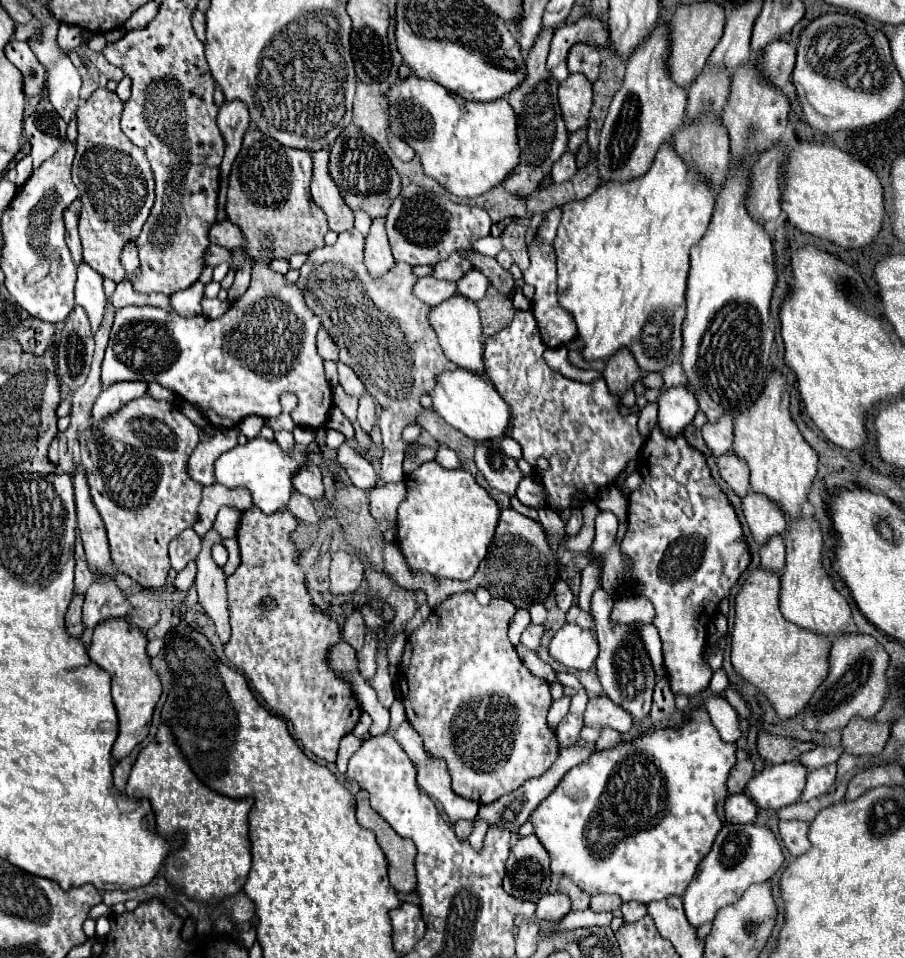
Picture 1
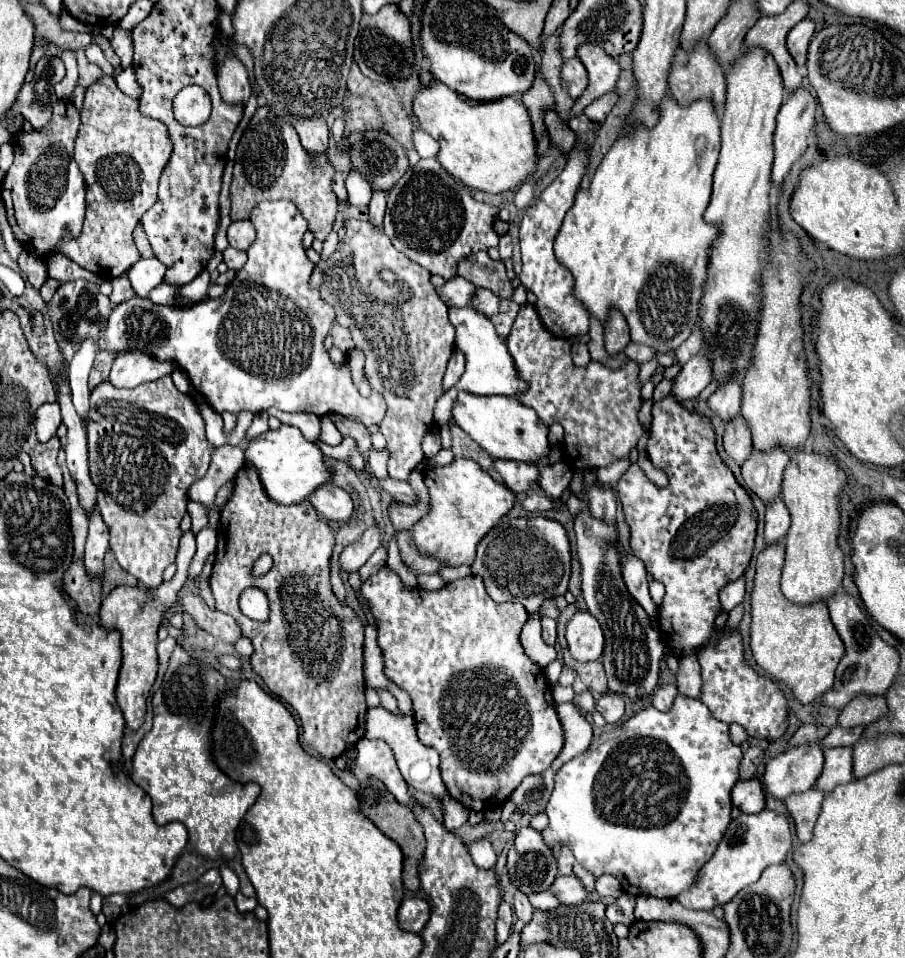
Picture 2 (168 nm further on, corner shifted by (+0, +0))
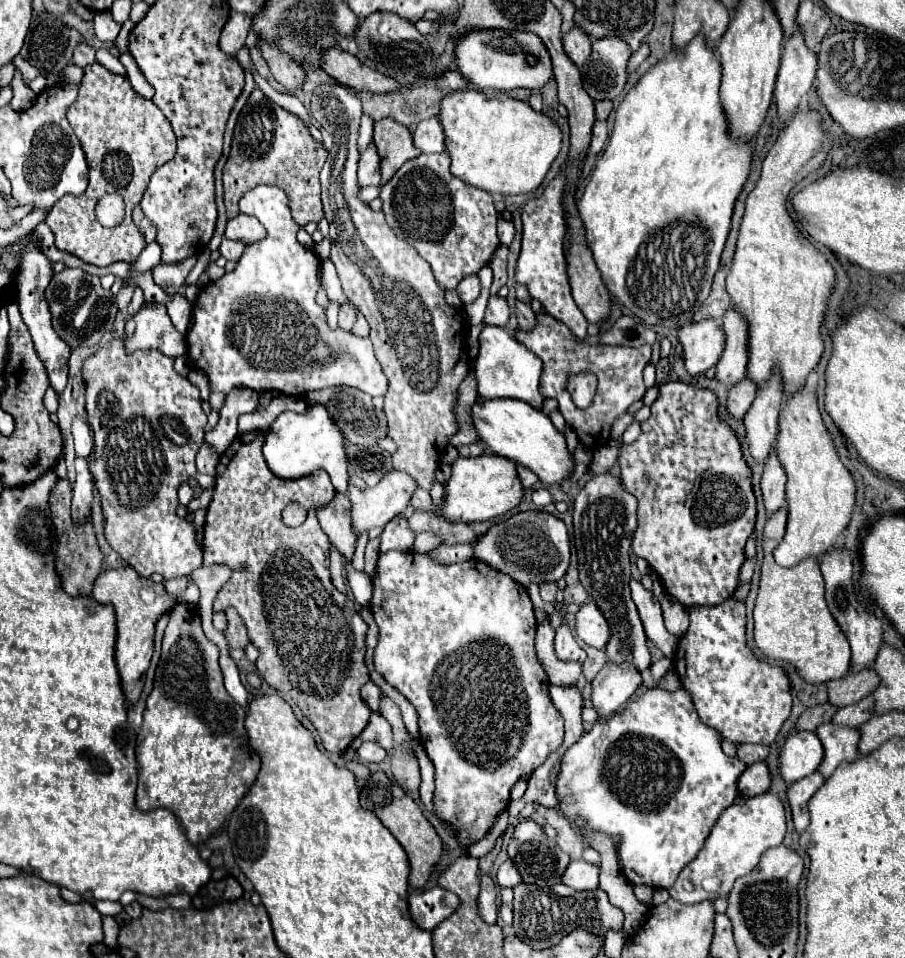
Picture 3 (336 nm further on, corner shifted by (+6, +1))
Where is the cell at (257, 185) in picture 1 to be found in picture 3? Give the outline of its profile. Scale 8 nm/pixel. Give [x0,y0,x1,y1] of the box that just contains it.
[224,88,328,226]

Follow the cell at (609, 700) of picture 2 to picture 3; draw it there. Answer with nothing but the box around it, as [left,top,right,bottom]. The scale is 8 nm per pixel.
[592,662,642,716]

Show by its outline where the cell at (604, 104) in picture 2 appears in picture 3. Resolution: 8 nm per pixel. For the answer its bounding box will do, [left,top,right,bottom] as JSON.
[628,44,648,74]

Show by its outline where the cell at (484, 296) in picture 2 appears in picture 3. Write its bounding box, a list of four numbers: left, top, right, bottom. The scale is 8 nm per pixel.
[484,296,510,326]

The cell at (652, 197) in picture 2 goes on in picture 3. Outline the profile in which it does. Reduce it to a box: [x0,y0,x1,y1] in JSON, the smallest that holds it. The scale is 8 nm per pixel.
[576,34,752,328]

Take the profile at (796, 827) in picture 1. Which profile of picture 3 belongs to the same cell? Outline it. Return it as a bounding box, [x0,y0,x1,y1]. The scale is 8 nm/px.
[788,772,824,834]

